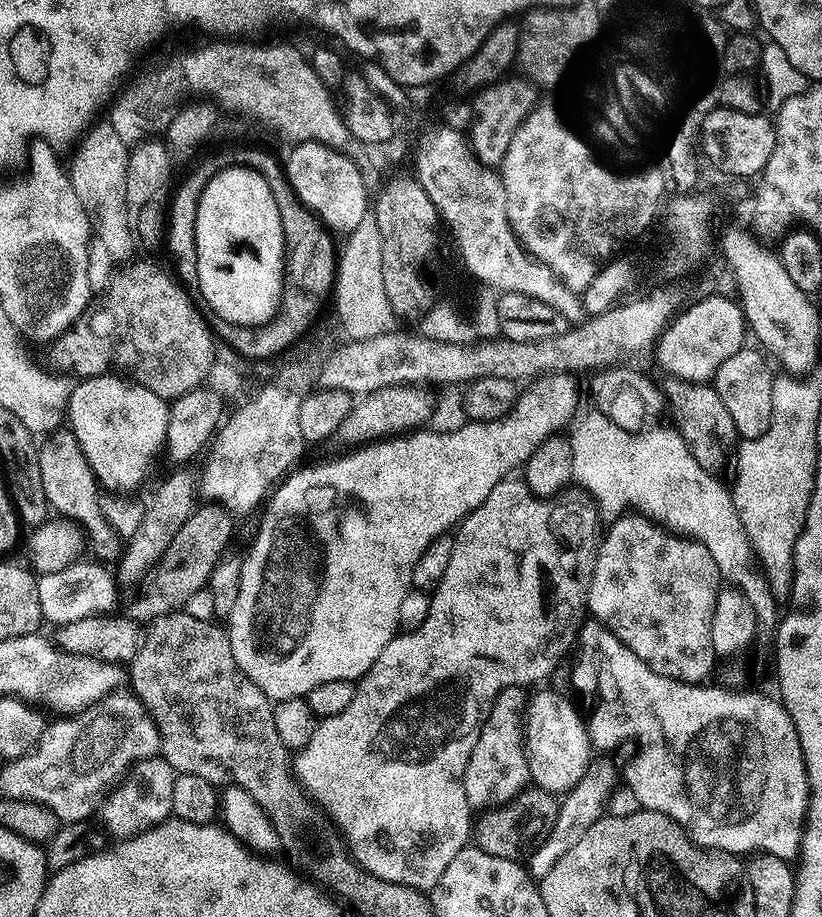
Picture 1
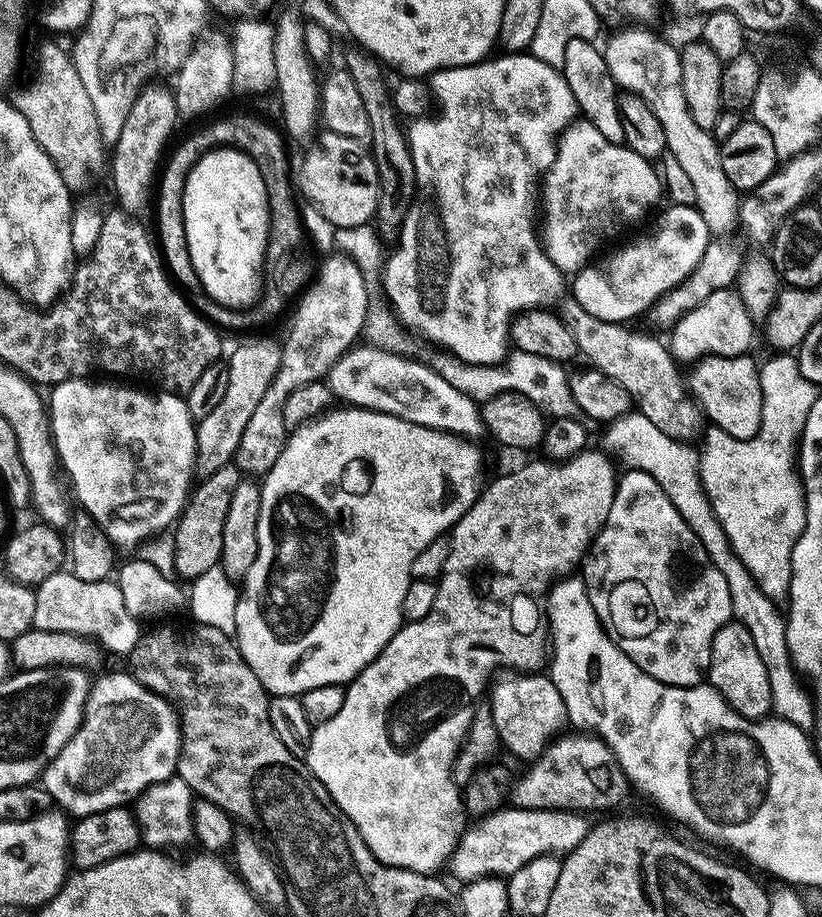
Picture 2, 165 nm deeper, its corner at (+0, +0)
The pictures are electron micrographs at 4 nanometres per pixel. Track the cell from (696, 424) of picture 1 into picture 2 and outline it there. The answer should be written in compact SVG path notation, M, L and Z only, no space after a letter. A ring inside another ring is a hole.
M573 299L567 301L562 319L564 325L574 334L577 353L585 356L591 367L597 368L628 392L628 399L662 434L681 442L691 441L696 431L699 433L702 414L691 399L686 397L685 387L676 381L676 368L671 351L664 348L652 336L643 336L640 332L631 332L631 327L615 320L594 318L586 314L582 306Z

